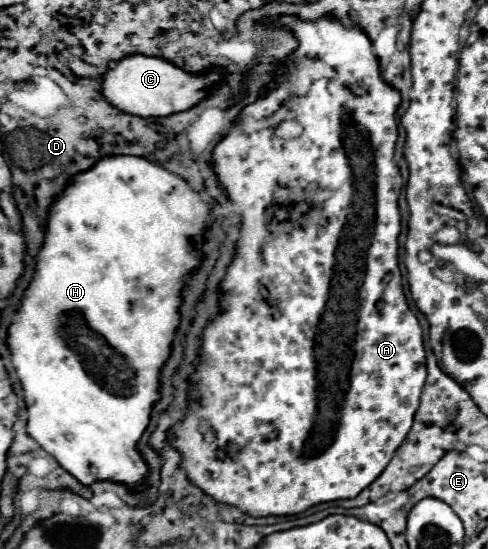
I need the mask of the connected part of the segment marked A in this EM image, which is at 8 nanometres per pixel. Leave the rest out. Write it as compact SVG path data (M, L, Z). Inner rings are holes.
M265 16L261 20L269 28L283 28L289 30L299 46L295 52L285 56L281 60L281 68L275 74L277 88L265 90L253 104L243 108L243 114L249 116L265 116L271 118L281 106L285 106L285 118L295 120L303 126L303 134L293 140L281 140L273 134L273 128L257 130L257 132L243 132L231 128L227 136L223 136L215 150L211 152L211 166L217 176L219 186L225 190L227 200L231 202L233 210L241 218L241 228L239 228L239 240L235 244L235 252L231 258L231 264L225 270L223 280L219 282L219 306L221 314L217 314L205 328L201 336L201 350L195 366L195 374L191 376L191 386L187 390L189 406L185 416L173 424L167 430L167 438L173 444L173 448L181 454L179 468L185 472L185 476L199 486L207 496L211 496L215 502L221 504L231 504L239 508L243 514L249 516L293 516L301 514L307 508L321 504L321 502L331 502L339 498L355 498L361 490L365 490L389 464L393 458L395 450L401 446L405 440L407 432L413 426L413 416L419 406L419 396L427 378L425 370L425 348L423 348L423 336L421 336L421 326L415 318L415 314L409 310L409 304L403 294L403 284L401 284L401 270L399 270L399 260L397 260L397 236L401 230L401 216L399 216L399 206L397 198L403 188L403 178L399 174L399 168L393 160L395 154L395 142L397 142L397 120L395 112L401 100L401 94L397 88L385 82L381 74L381 66L377 56L373 54L373 44L369 36L361 28L347 28L339 18L335 16L321 16L317 20L301 20L299 16ZM307 58L317 58L319 62L325 62L329 68L335 70L335 76L321 76L309 84L307 90L301 88L301 66L305 64L303 60ZM285 184L285 186L327 186L333 190L333 196L325 202L325 226L299 226L291 228L289 232L279 232L271 234L267 230L265 222L265 210L271 204L271 192L275 186Z

